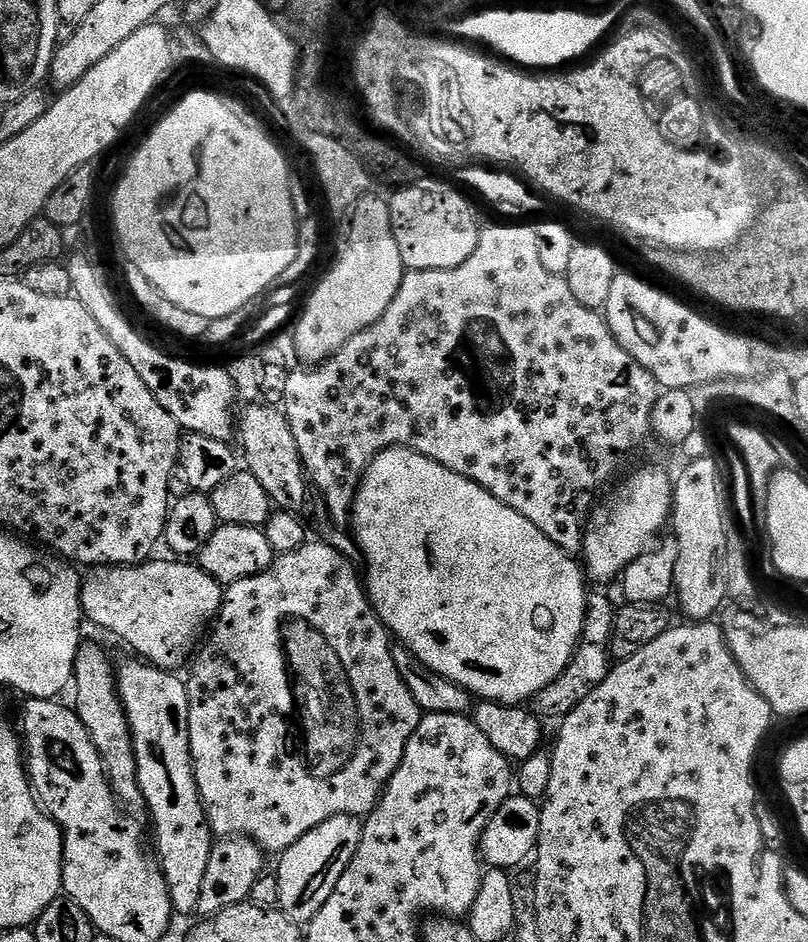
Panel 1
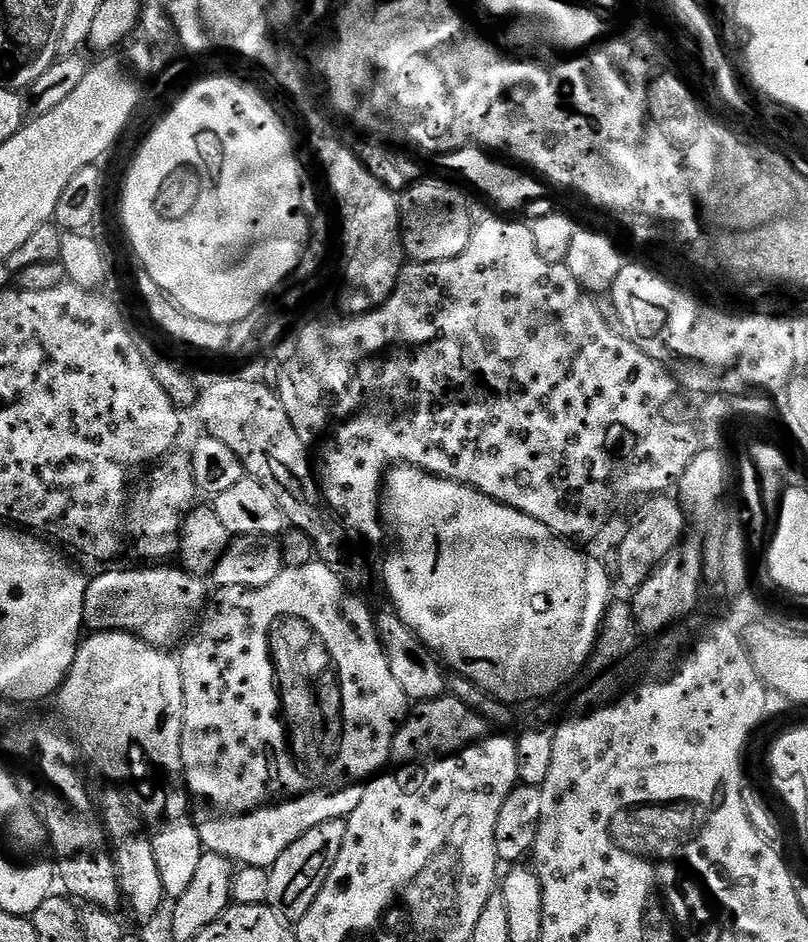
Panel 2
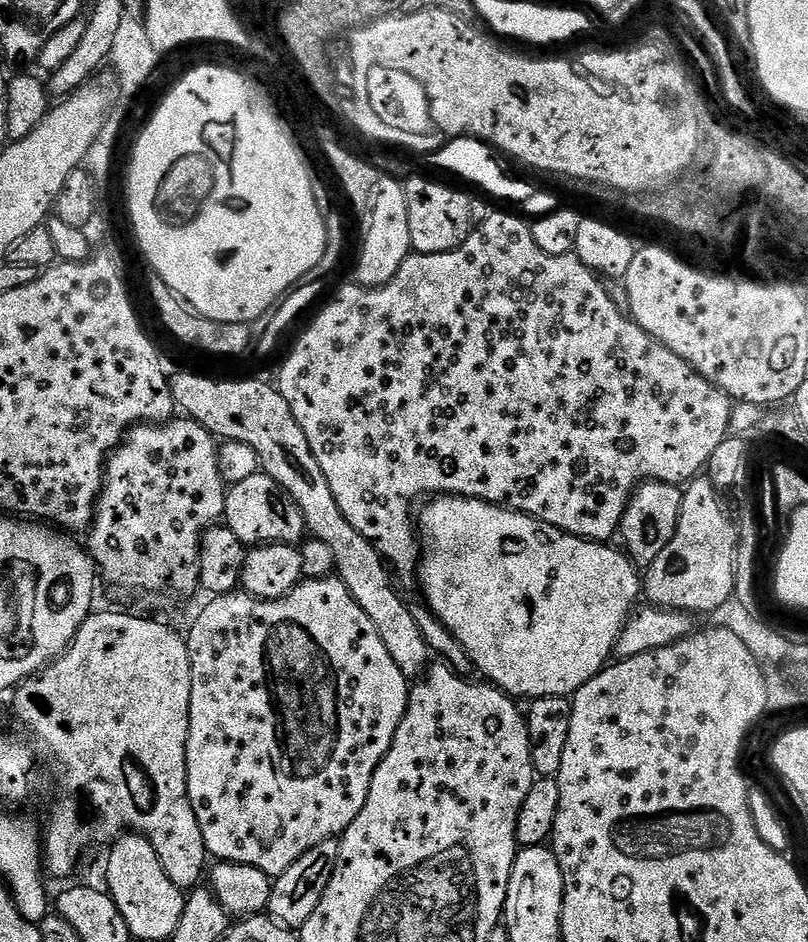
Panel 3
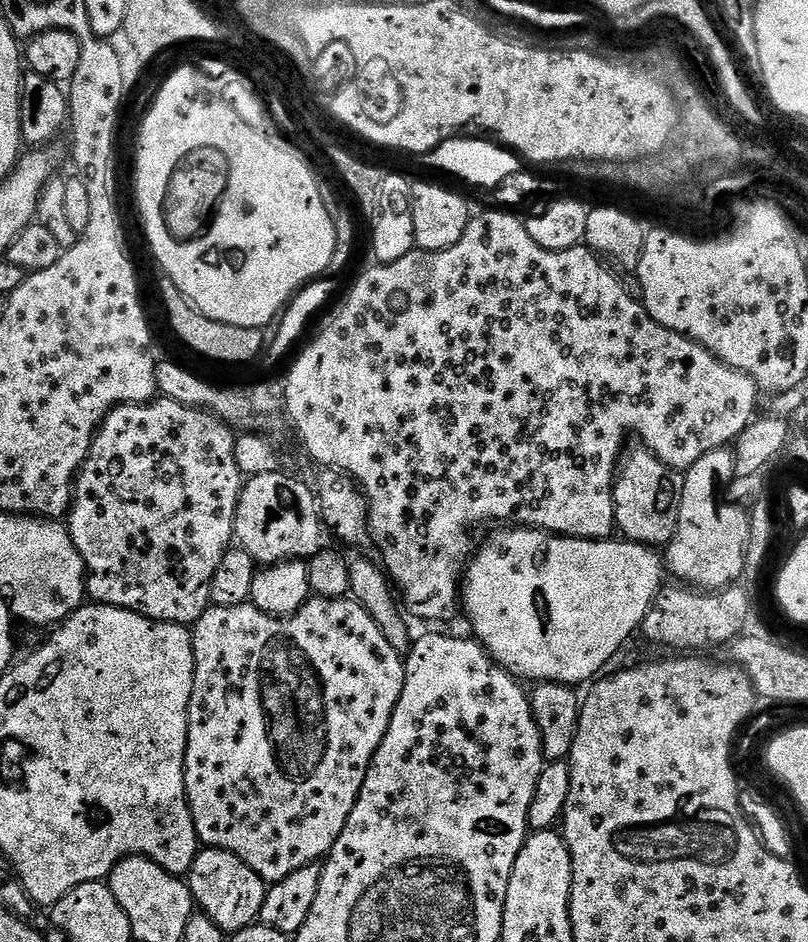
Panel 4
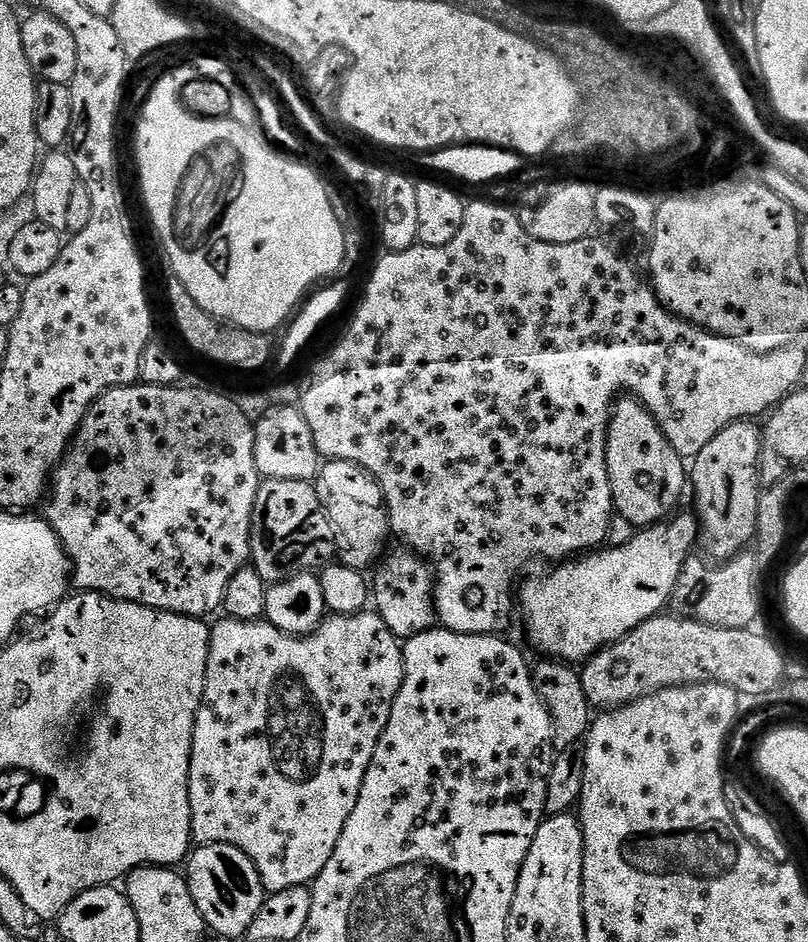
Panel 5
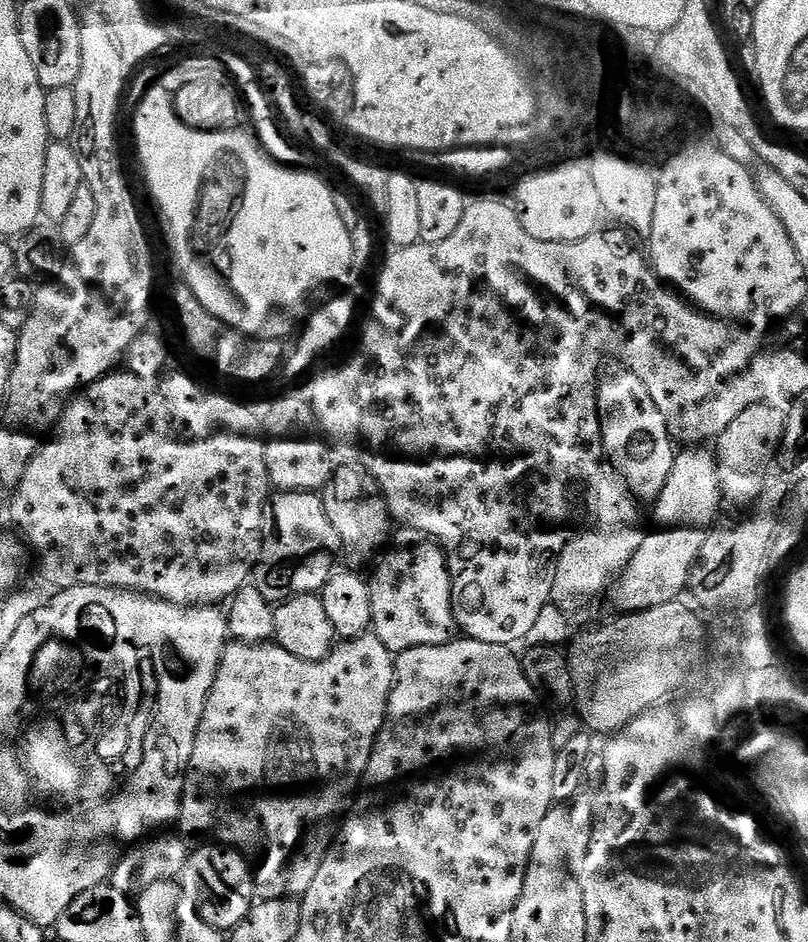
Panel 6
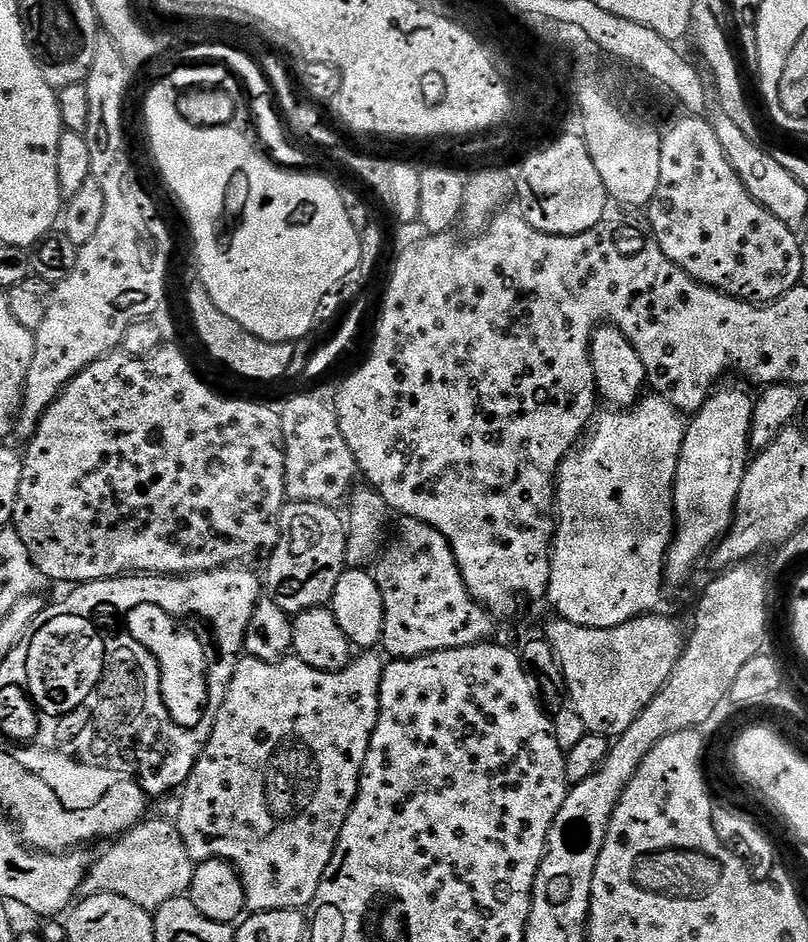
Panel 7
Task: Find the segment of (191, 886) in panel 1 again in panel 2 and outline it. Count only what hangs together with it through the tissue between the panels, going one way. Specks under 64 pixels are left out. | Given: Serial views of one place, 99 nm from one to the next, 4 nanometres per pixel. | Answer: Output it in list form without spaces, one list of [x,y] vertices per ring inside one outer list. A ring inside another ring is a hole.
[[[109,630],[106,632],[93,631],[92,637],[85,639],[83,643],[77,647],[76,657],[68,671],[68,677],[64,679],[58,693],[58,701],[60,700],[60,712],[68,719],[67,727],[74,733],[75,739],[79,741],[86,751],[92,755],[92,760],[96,764],[104,767],[104,772],[112,780],[117,780],[120,785],[126,789],[126,795],[133,808],[137,813],[144,814],[148,808],[148,780],[156,780],[156,793],[153,794],[152,800],[156,805],[152,808],[153,824],[150,824],[150,835],[152,845],[154,846],[154,862],[158,862],[158,874],[162,874],[162,886],[164,887],[165,897],[175,898],[184,896],[190,890],[190,886],[194,882],[194,874],[198,874],[198,862],[202,862],[204,857],[204,845],[200,842],[200,835],[196,829],[196,822],[193,813],[190,811],[190,797],[188,789],[184,782],[184,767],[182,766],[182,722],[184,721],[184,695],[182,694],[182,670],[180,669],[179,659],[175,655],[172,656],[171,651],[165,650],[163,647],[146,641],[141,636],[136,636],[133,632],[125,630]]]

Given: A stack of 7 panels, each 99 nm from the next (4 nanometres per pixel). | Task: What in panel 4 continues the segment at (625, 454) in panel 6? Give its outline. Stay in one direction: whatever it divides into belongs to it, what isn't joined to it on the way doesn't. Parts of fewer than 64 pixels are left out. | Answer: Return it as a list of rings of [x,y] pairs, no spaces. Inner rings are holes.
[[[640,446],[637,449],[637,452],[629,451],[623,457],[614,481],[612,497],[616,503],[616,528],[624,531],[622,536],[625,541],[664,546],[676,533],[684,478],[677,469],[667,468],[647,448]]]

